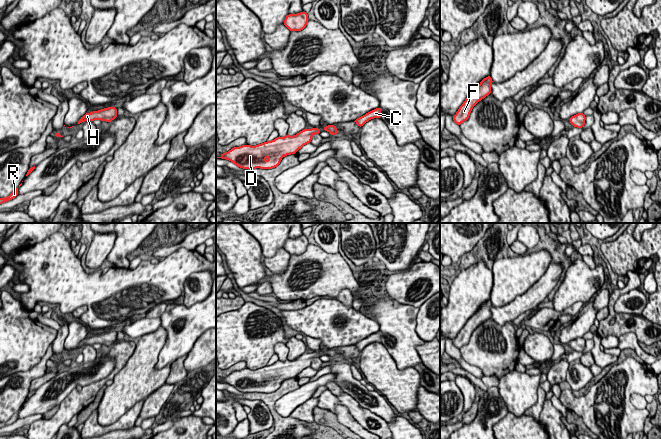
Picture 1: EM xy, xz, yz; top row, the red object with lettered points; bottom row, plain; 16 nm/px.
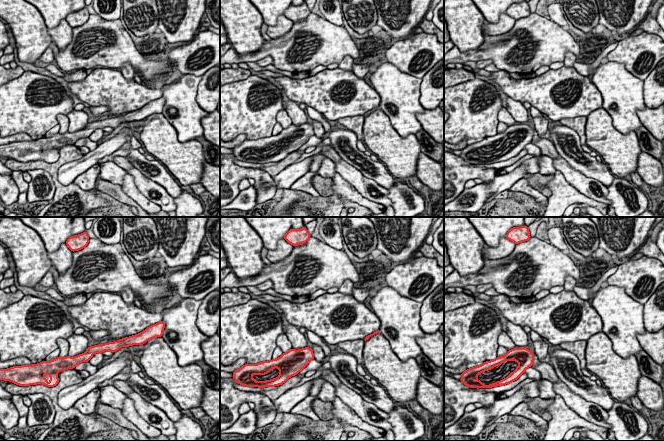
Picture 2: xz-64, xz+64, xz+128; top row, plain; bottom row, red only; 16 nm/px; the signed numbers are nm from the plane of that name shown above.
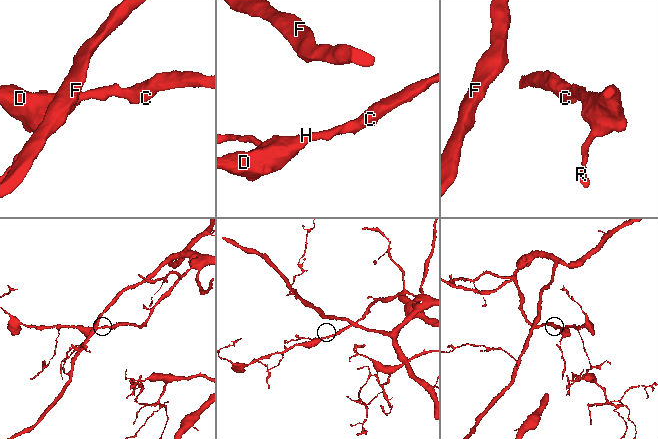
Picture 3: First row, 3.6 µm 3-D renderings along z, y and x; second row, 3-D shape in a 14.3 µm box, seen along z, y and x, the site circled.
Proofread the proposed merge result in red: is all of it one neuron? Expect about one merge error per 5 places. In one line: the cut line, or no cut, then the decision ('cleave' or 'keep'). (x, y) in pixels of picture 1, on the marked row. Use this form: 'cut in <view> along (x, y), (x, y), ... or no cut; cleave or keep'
no cut; keep

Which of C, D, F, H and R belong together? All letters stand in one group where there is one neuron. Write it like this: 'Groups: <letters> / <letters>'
Groups: C D F H R

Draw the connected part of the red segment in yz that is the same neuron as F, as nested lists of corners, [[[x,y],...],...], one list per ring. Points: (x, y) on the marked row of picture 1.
[[[489,75],[481,81],[479,86],[468,95],[464,103],[459,107],[457,113],[453,116],[453,120],[459,126],[463,121],[468,120],[472,108],[487,95],[491,94],[491,84],[493,83]]]

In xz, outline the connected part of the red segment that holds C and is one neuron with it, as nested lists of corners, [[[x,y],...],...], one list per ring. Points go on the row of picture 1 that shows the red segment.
[[[378,107],[370,112],[368,112],[367,114],[359,117],[354,122],[356,122],[359,127],[362,127],[367,121],[369,121],[373,118],[380,118],[381,119],[381,108],[380,107]]]

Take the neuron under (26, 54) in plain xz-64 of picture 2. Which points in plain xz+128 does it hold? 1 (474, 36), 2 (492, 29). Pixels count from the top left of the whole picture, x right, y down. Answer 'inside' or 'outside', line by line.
1: inside
2: outside

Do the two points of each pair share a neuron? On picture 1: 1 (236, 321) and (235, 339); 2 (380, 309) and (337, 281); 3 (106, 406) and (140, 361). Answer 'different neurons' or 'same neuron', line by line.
1: same neuron
2: different neurons
3: same neuron

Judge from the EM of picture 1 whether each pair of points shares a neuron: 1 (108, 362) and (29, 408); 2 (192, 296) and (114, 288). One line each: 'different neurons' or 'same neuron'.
1: same neuron
2: different neurons

